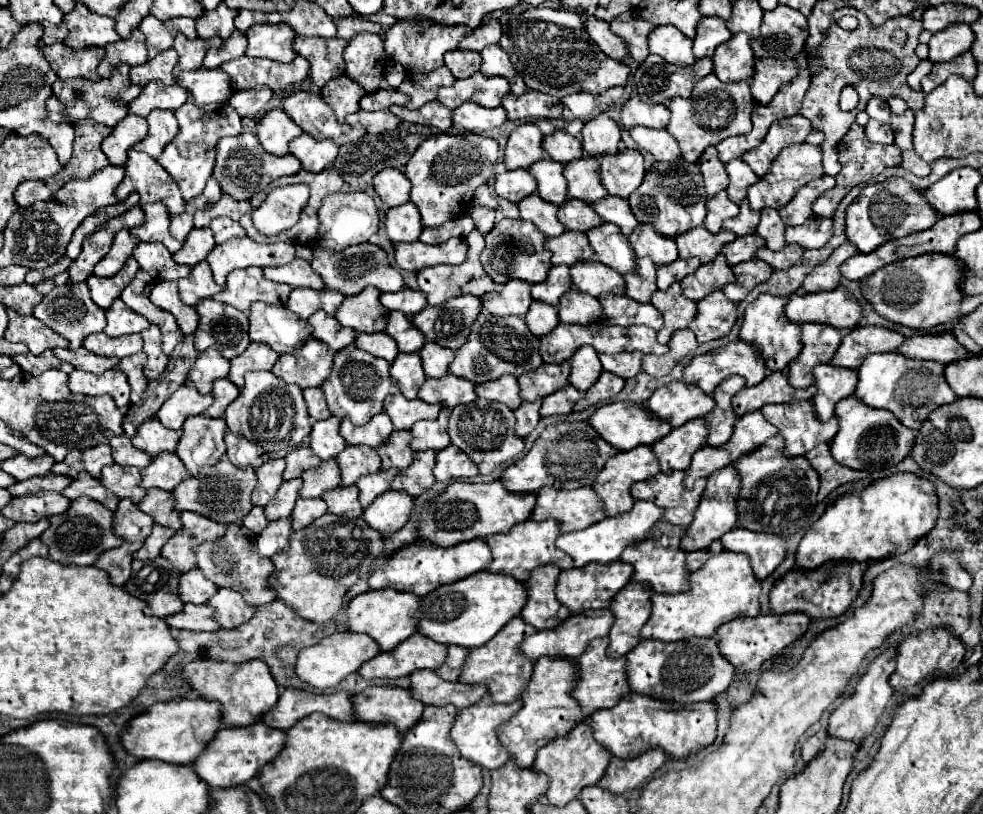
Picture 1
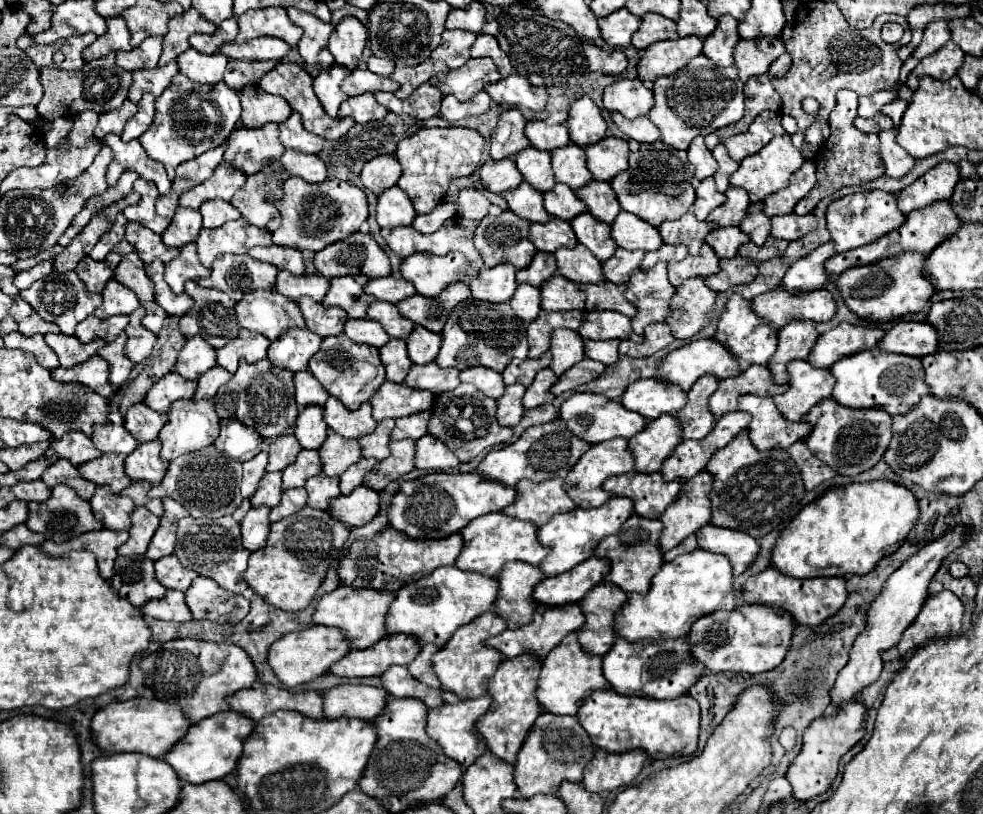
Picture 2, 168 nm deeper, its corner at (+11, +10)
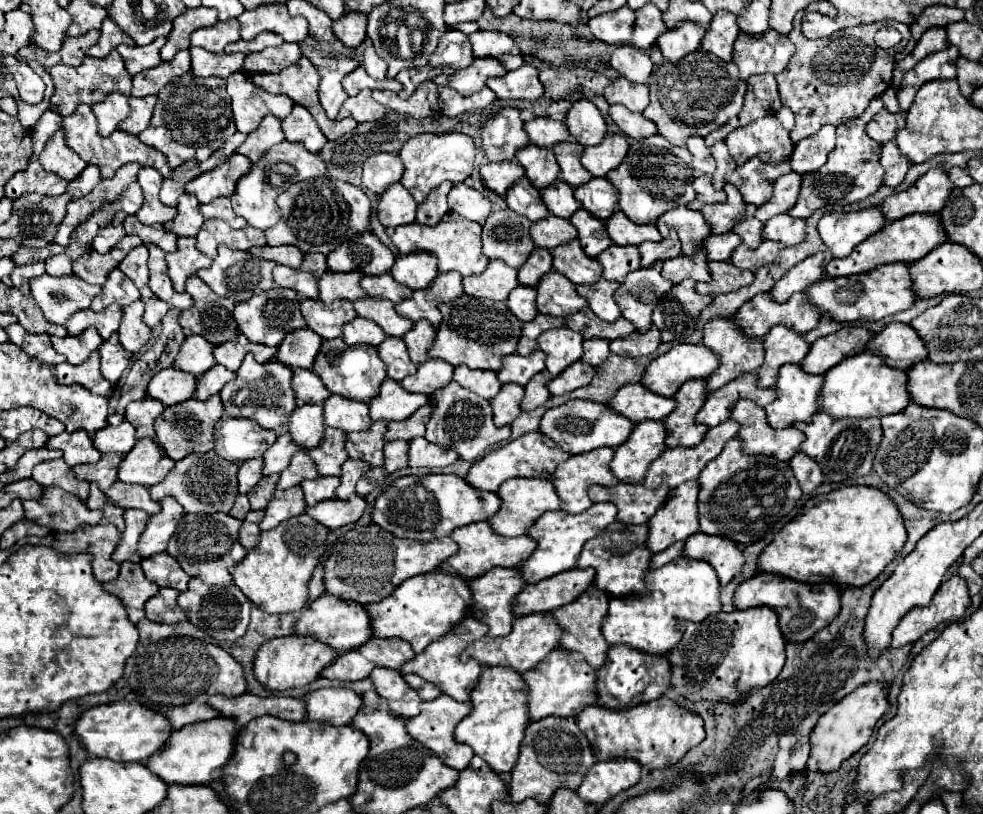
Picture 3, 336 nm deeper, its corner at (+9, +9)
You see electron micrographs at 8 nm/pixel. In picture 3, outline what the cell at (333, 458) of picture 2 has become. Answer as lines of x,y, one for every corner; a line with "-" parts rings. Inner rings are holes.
327,428
319,446
307,450
307,454
317,464
317,472
321,476
341,476
341,466
349,458
343,448
343,440
345,440
345,432

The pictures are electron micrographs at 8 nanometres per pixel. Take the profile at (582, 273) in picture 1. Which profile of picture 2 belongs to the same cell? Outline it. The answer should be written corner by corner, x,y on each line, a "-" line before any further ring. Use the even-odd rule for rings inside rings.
577,245
573,249
561,247
555,251
555,259
557,259
559,275
575,283
603,283
605,281
601,263
583,245

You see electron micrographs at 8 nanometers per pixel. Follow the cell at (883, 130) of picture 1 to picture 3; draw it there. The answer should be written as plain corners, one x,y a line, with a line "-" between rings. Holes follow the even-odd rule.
885,108
881,112
877,112
873,116
873,120
867,124
867,134
879,142
879,144
885,144
885,142
891,142
897,134
899,128
903,128
905,124
905,118
903,114
891,114
887,112

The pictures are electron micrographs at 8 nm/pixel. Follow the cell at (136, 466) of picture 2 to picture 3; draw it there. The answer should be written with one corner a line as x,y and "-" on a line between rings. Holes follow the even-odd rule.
153,438
139,440
133,450
121,460
117,478
127,484
155,486
173,468
173,460
163,452
163,448

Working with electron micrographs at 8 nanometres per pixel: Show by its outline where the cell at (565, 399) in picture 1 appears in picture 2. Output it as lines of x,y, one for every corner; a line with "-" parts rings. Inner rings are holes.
543,369
537,373
533,385
527,389
525,397
523,397
523,405
527,409
533,409
533,407
539,407
539,405
545,405
545,403
551,403
553,401
553,393
551,393
551,387
559,381
559,377
549,371
549,369

